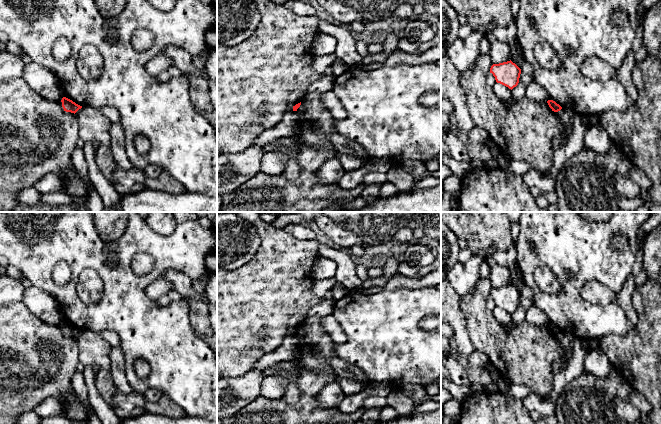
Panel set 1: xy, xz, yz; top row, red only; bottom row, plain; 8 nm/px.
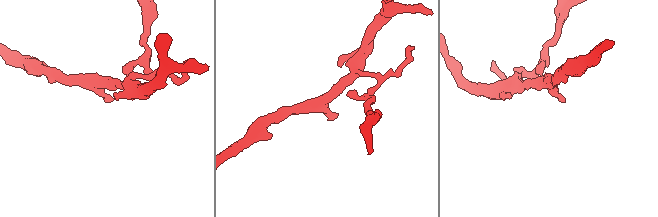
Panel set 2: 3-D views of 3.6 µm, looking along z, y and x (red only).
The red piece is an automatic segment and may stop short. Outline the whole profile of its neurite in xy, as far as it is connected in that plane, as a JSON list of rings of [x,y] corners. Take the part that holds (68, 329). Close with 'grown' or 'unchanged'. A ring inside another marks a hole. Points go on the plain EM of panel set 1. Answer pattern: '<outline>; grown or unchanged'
[[[63,321],[61,326],[62,326],[62,331],[66,336],[71,336],[75,338],[79,333],[82,332],[82,330],[76,328],[75,326],[66,321]]]; unchanged

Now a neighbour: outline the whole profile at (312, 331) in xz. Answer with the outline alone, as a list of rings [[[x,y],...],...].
[[[322,317],[306,318],[297,336],[302,343],[316,345],[322,355],[329,359],[329,363],[337,376],[360,382],[364,387],[372,384],[360,369],[342,360],[333,352],[335,343],[323,327]]]

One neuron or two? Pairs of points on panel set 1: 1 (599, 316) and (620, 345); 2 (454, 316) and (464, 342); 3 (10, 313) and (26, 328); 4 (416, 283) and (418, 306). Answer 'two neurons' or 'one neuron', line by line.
1: two neurons
2: one neuron
3: one neuron
4: two neurons

